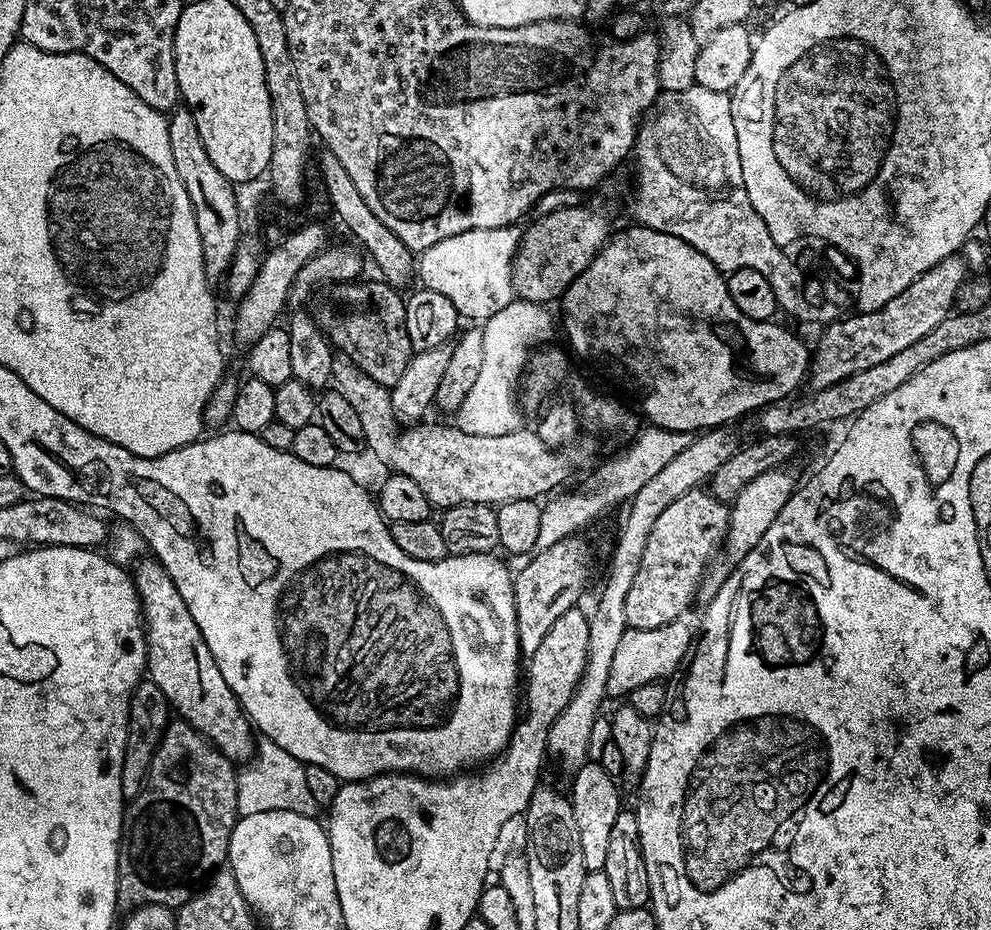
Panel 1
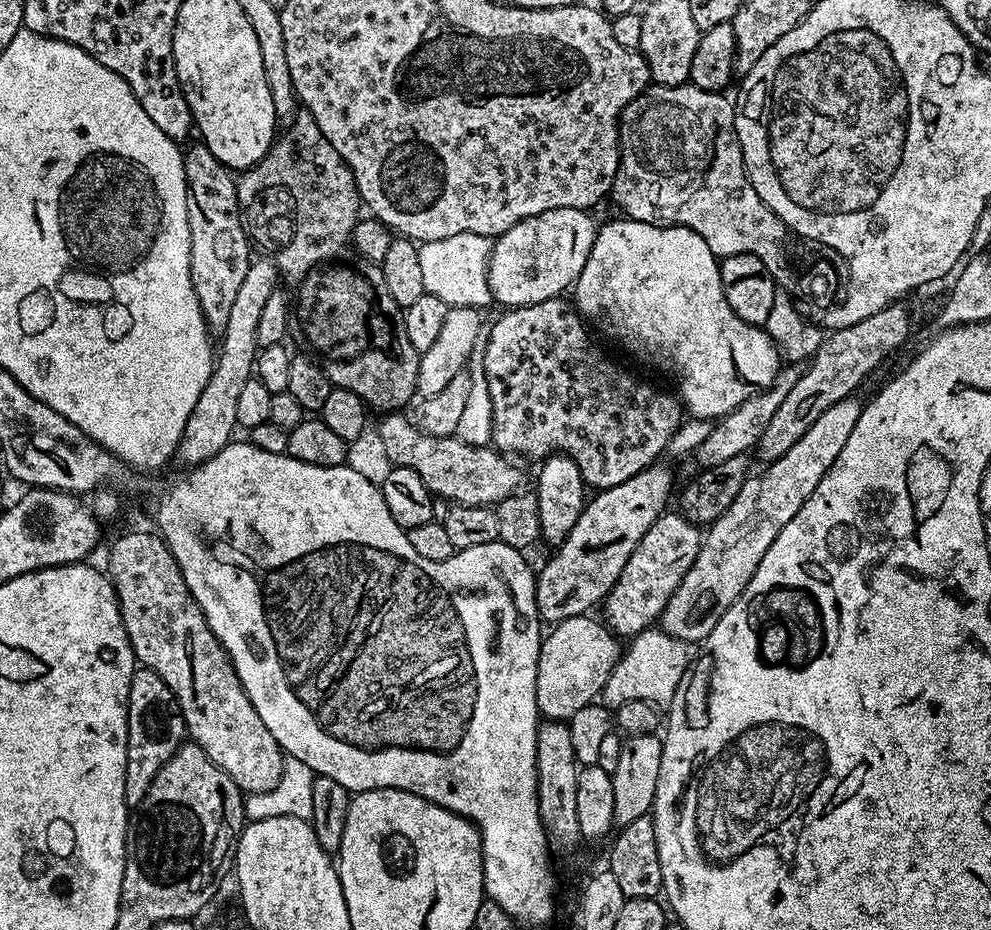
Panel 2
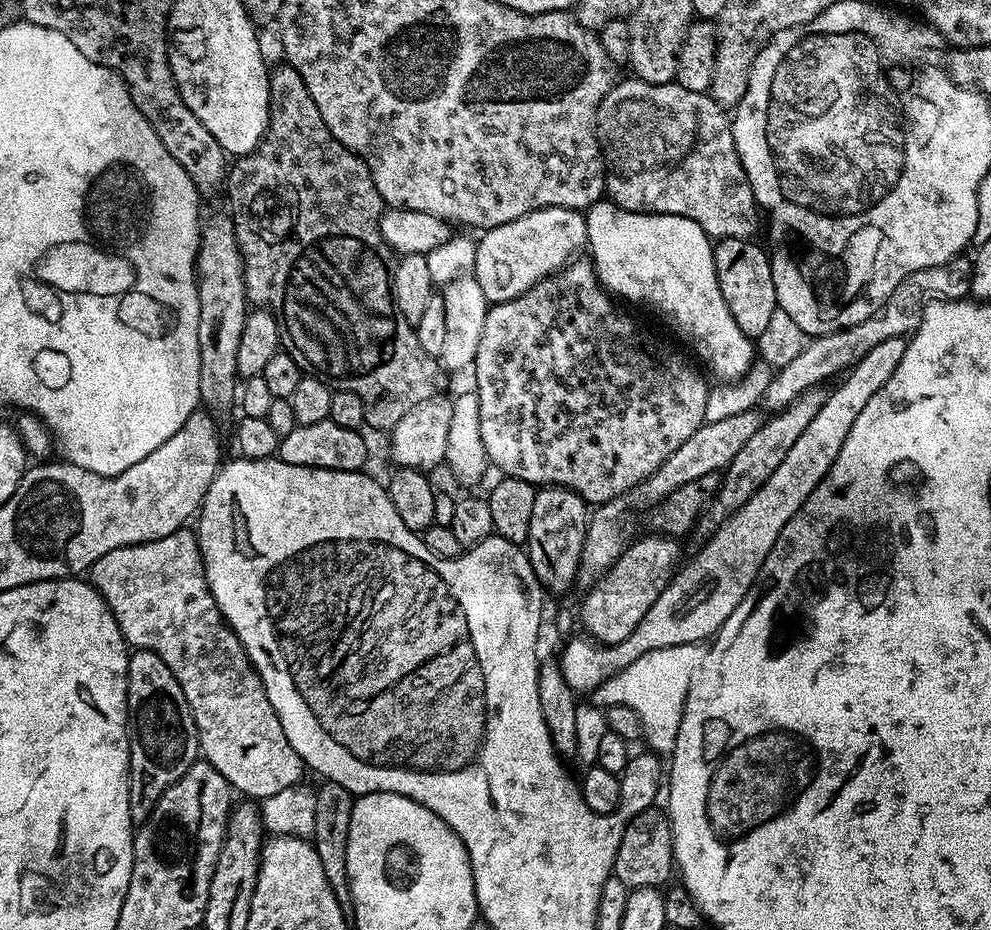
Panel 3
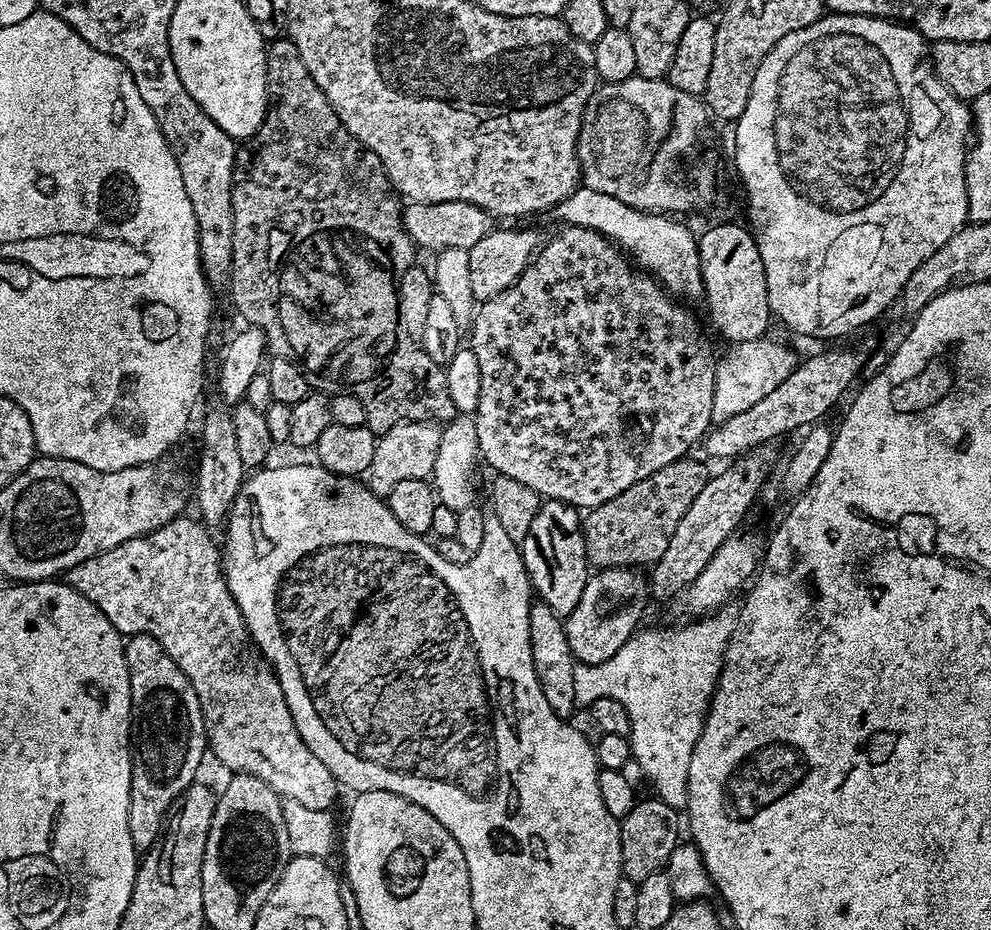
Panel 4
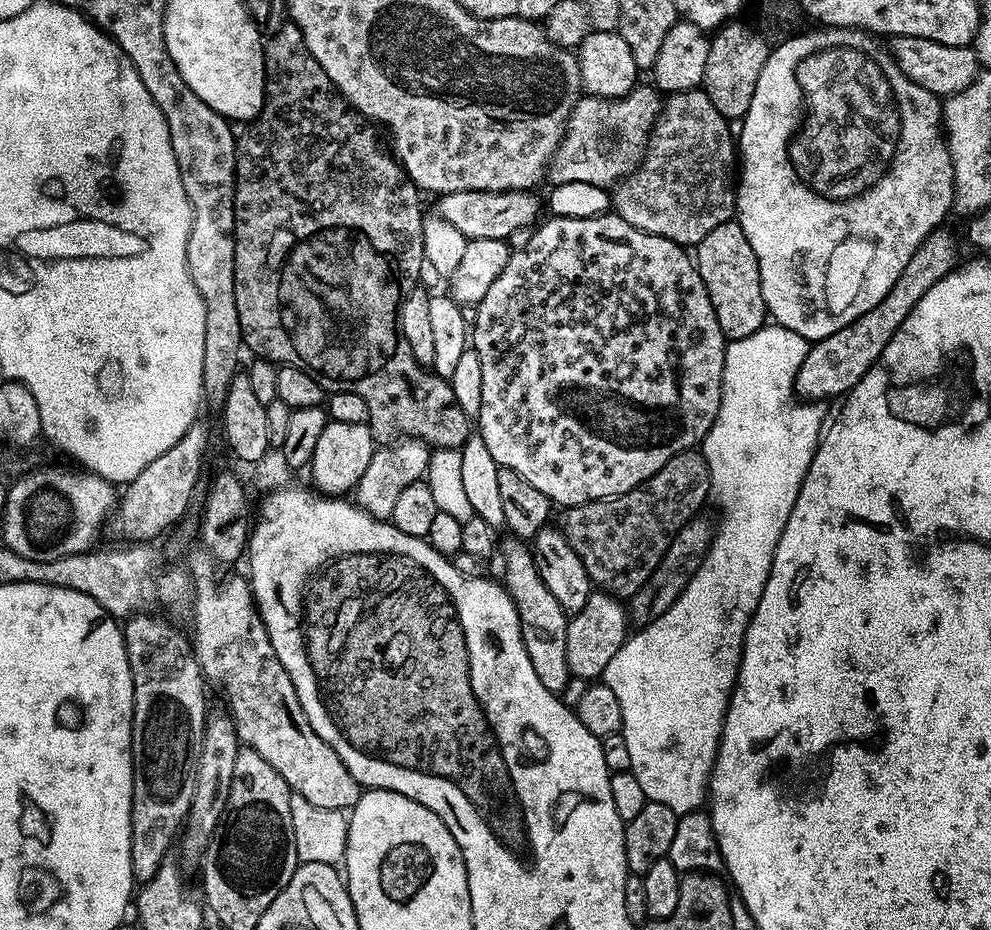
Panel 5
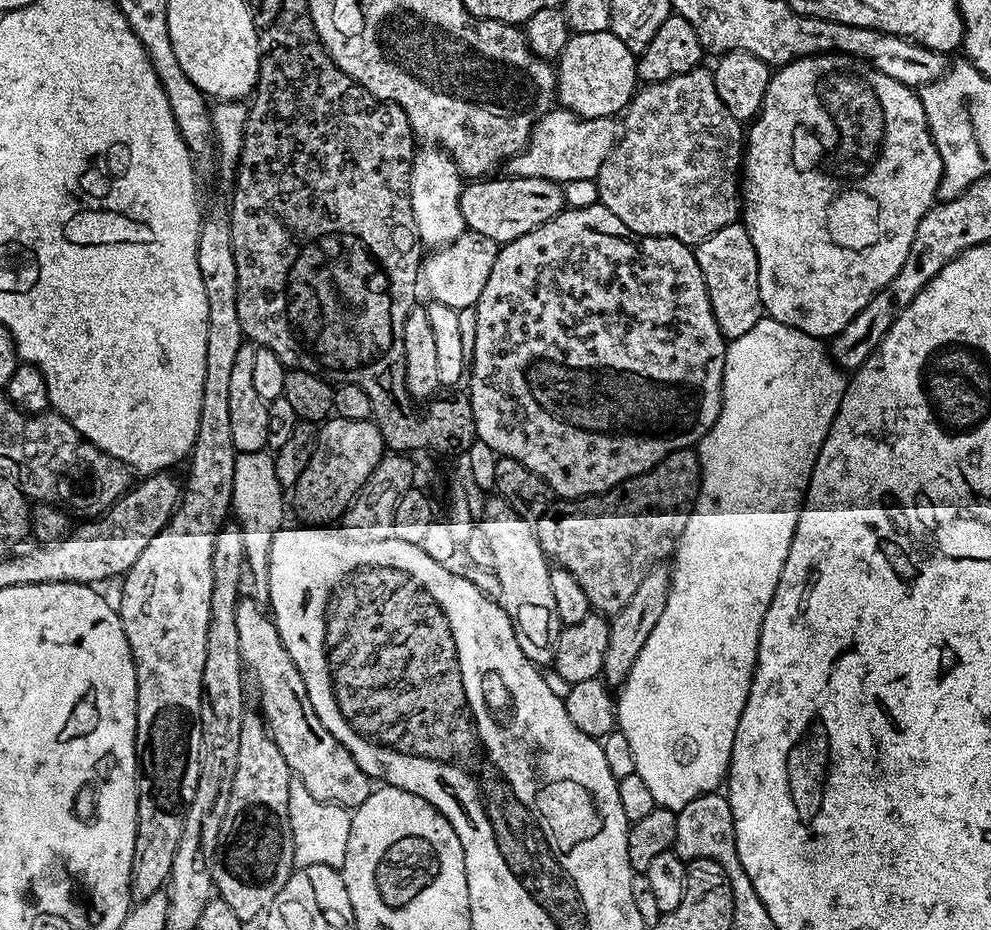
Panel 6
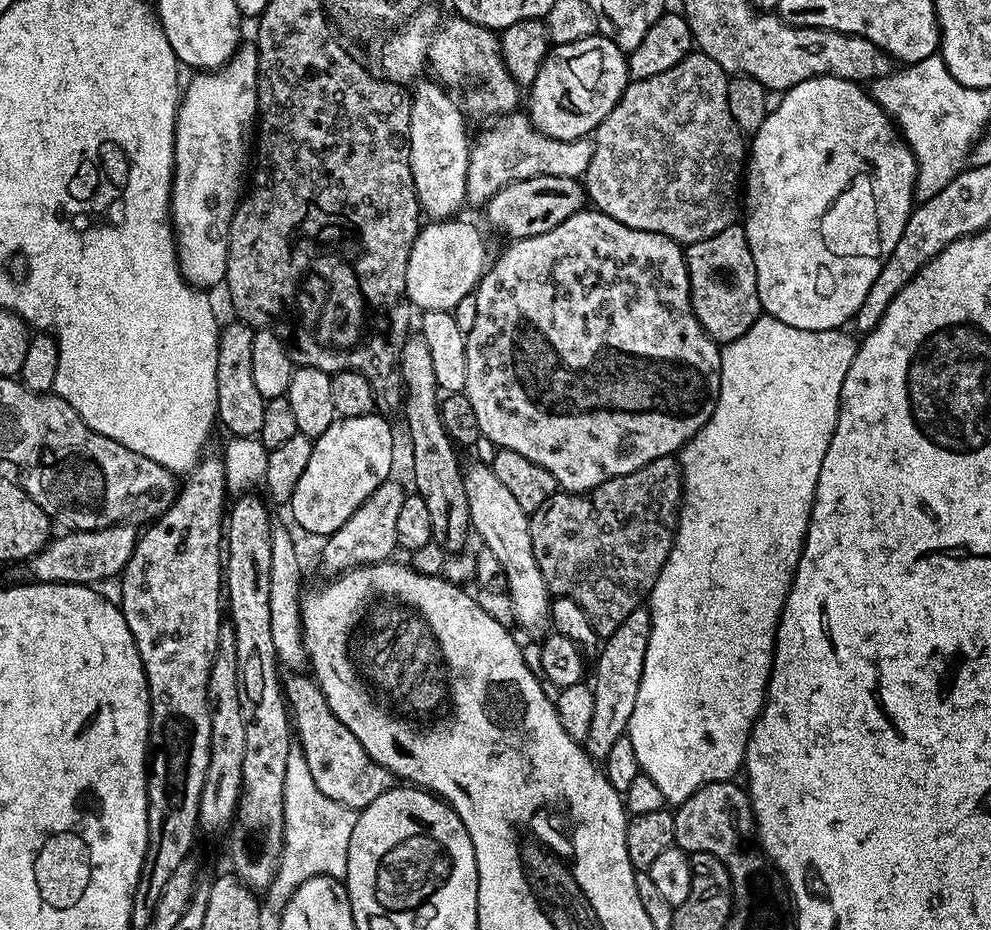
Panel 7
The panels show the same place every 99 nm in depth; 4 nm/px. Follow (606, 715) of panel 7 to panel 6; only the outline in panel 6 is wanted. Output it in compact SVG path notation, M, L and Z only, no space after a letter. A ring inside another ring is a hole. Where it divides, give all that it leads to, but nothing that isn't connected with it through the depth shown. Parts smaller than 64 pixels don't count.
M657 566L642 578L638 591L618 610L616 616L611 617L608 629L610 630L610 642L606 644L606 662L604 663L603 679L609 685L619 686L626 682L634 662L638 662L638 654L642 654L642 646L646 646L646 638L654 626L658 626L658 618L662 618L662 610L666 610L666 598L670 594L672 573L667 567Z

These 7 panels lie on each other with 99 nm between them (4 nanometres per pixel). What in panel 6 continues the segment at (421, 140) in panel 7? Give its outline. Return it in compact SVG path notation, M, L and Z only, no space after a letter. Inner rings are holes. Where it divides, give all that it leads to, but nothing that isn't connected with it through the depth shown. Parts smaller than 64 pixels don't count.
M424 146L412 157L410 174L410 206L414 210L416 235L421 245L429 244L435 250L454 242L465 232L464 219L460 209L462 177L456 163L447 152L435 147Z

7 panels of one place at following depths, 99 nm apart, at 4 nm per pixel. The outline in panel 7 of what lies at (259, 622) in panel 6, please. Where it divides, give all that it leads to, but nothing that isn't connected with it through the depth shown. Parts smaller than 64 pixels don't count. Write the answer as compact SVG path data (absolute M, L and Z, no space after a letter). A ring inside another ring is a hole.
M304 674L288 677L283 681L282 692L290 705L290 723L318 790L322 790L326 798L334 798L334 802L342 802L347 808L357 810L370 806L374 798L389 792L394 787L392 771L374 762L374 758L366 754L362 742L358 742L358 738L338 722L315 679Z

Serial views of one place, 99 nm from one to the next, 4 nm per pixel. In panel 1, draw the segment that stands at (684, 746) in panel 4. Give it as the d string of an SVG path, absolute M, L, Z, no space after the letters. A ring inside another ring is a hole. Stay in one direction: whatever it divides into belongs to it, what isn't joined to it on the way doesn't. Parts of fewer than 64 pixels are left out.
M678 619L666 626L658 626L654 630L627 627L619 639L614 659L611 660L607 695L612 698L613 696L624 698L638 686L667 681L667 676L680 663L680 667L685 663L694 644L694 632L692 636L691 630L684 623L683 619Z

